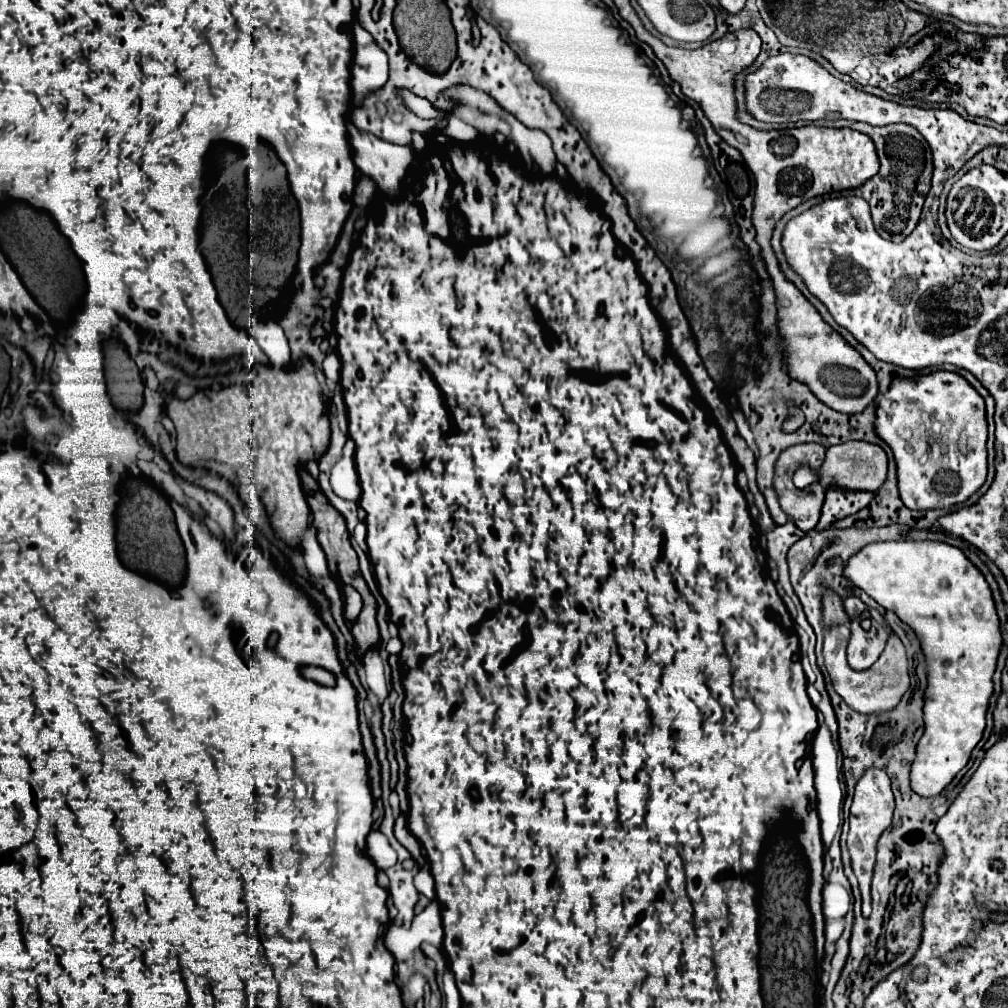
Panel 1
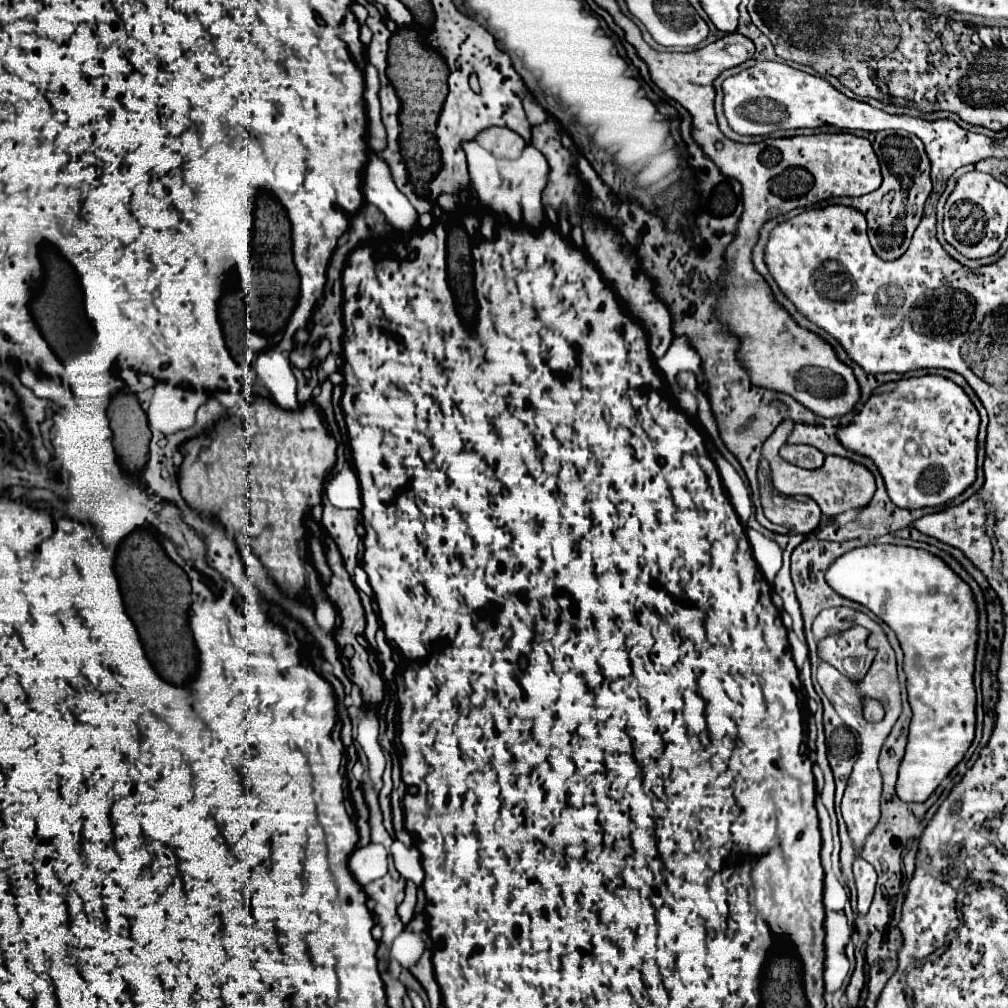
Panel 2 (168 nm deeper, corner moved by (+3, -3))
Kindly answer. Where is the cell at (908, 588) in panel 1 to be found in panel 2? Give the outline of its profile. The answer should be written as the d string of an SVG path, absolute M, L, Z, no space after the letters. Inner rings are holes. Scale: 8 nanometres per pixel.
M866 545L840 555L826 571L826 583L842 597L868 607L898 637L904 651L904 673L908 703L912 707L912 723L906 753L900 763L896 795L902 801L926 801L940 781L962 761L974 739L976 721L976 689L974 689L974 657L978 641L978 613L970 587L938 557L914 547Z

